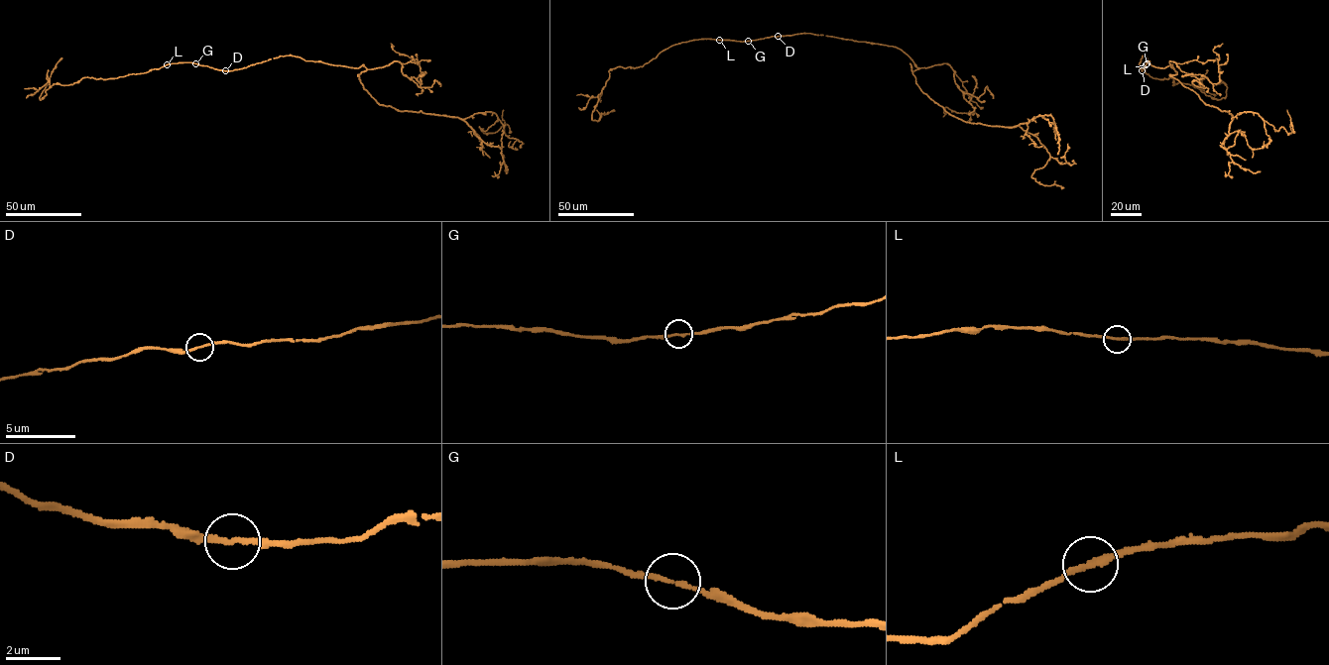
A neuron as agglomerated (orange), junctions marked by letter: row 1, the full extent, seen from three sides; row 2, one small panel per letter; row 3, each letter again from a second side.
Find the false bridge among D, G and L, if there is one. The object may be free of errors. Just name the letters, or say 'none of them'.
none of them

